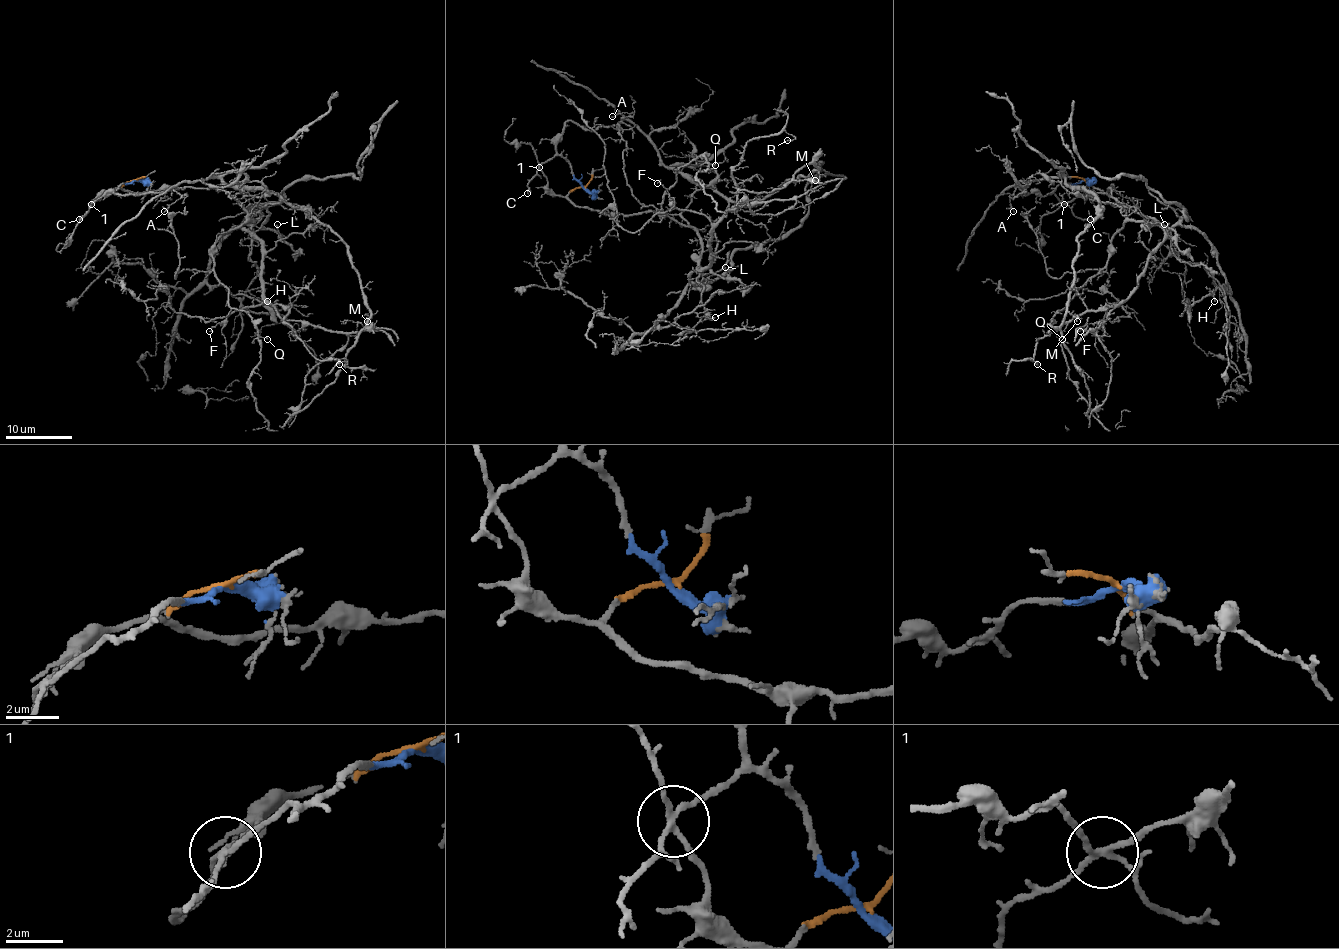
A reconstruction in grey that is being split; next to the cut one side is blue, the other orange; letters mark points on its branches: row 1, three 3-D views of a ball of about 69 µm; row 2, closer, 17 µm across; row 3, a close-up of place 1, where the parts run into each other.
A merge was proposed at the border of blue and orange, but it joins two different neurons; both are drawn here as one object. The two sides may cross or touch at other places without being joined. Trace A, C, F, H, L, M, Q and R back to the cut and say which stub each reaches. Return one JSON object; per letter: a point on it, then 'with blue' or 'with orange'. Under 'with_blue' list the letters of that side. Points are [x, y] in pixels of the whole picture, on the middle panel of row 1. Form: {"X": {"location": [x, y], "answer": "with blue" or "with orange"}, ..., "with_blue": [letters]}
{"A": {"location": [612, 116], "answer": "with blue"}, "C": {"location": [527, 193], "answer": "with blue"}, "F": {"location": [657, 183], "answer": "with orange"}, "H": {"location": [715, 317], "answer": "with orange"}, "L": {"location": [725, 267], "answer": "with blue"}, "M": {"location": [815, 180], "answer": "with blue"}, "Q": {"location": [715, 165], "answer": "with orange"}, "R": {"location": [787, 140], "answer": "with orange"}, "with_blue": ["A", "C", "L", "M"]}

